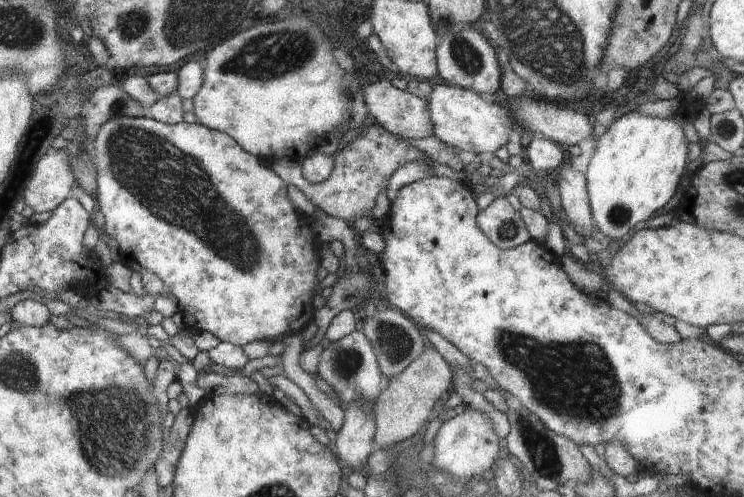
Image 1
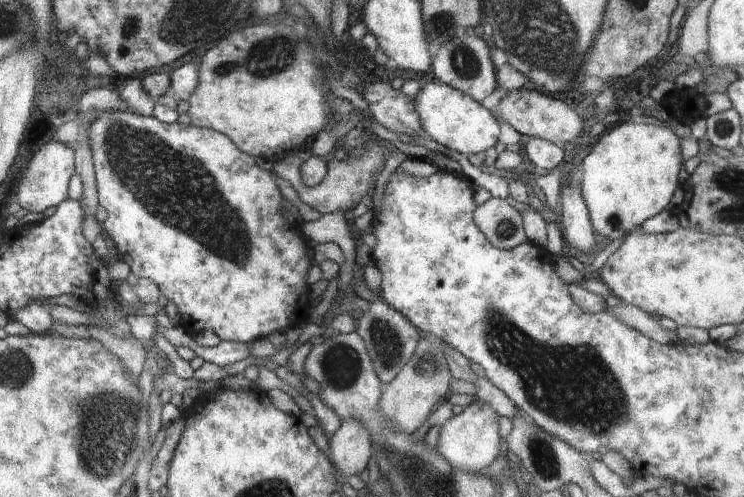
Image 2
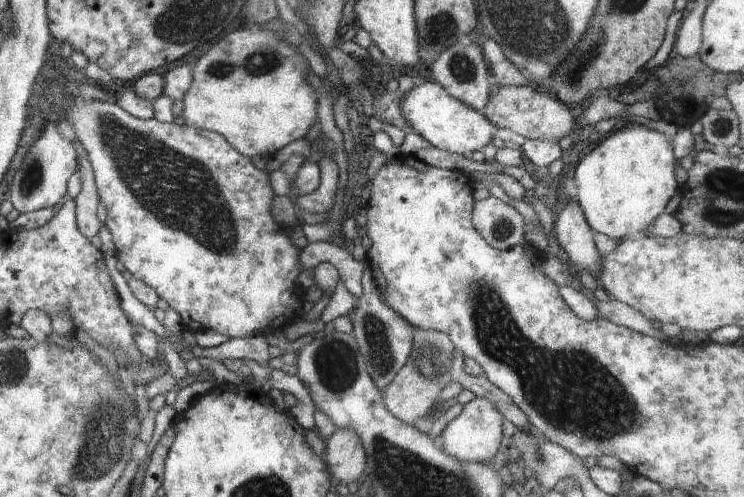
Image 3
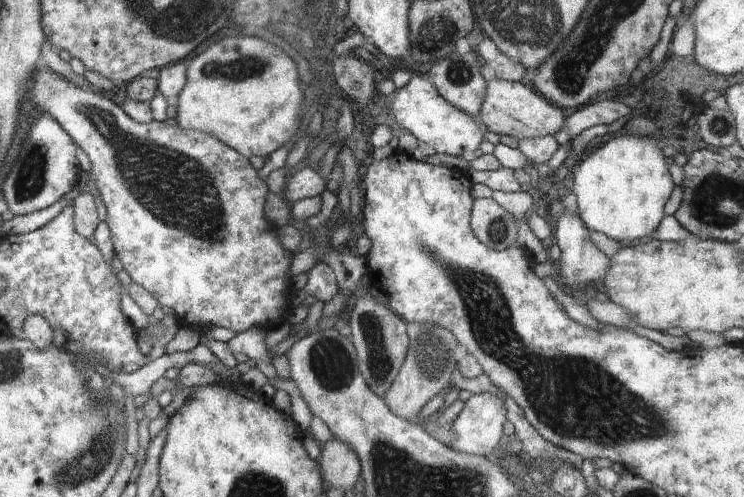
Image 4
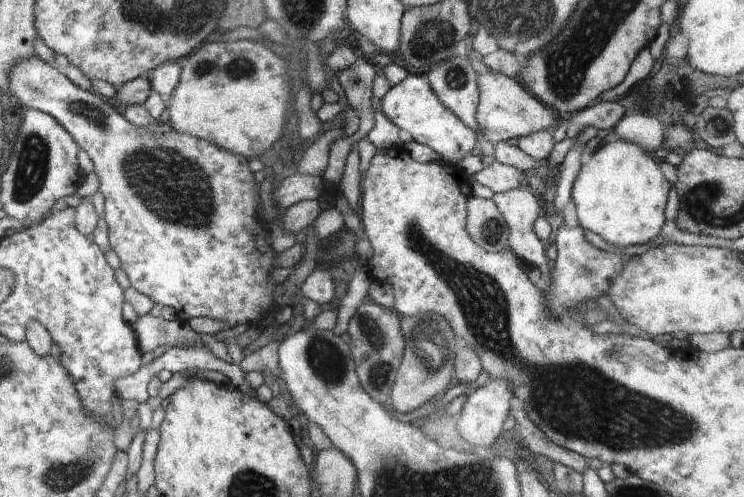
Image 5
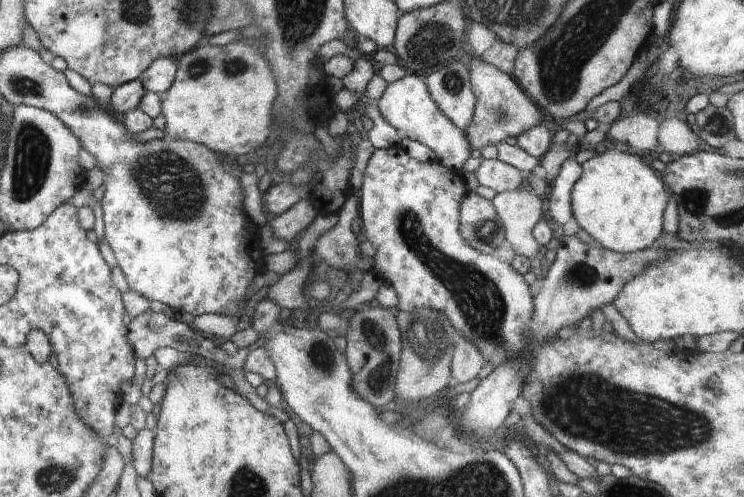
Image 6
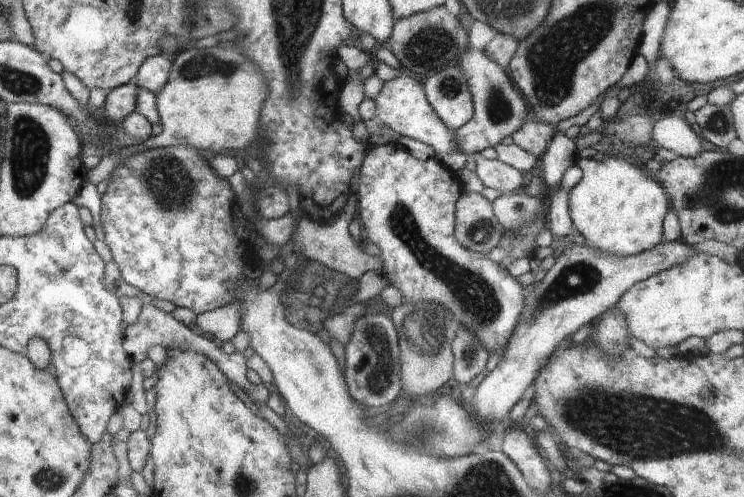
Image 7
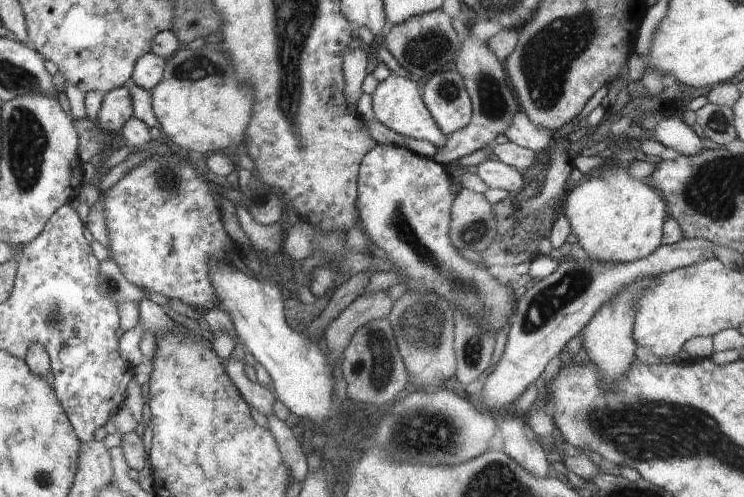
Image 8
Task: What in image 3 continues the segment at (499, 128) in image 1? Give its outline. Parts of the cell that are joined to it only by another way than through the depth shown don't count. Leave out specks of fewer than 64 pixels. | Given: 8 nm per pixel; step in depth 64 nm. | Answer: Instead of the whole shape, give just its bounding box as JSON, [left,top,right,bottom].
[401,81,497,157]

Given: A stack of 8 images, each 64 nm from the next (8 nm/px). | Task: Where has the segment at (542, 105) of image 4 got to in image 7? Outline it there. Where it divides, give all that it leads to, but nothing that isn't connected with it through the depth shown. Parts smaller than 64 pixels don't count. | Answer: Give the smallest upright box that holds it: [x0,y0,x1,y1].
[454,47,532,158]

